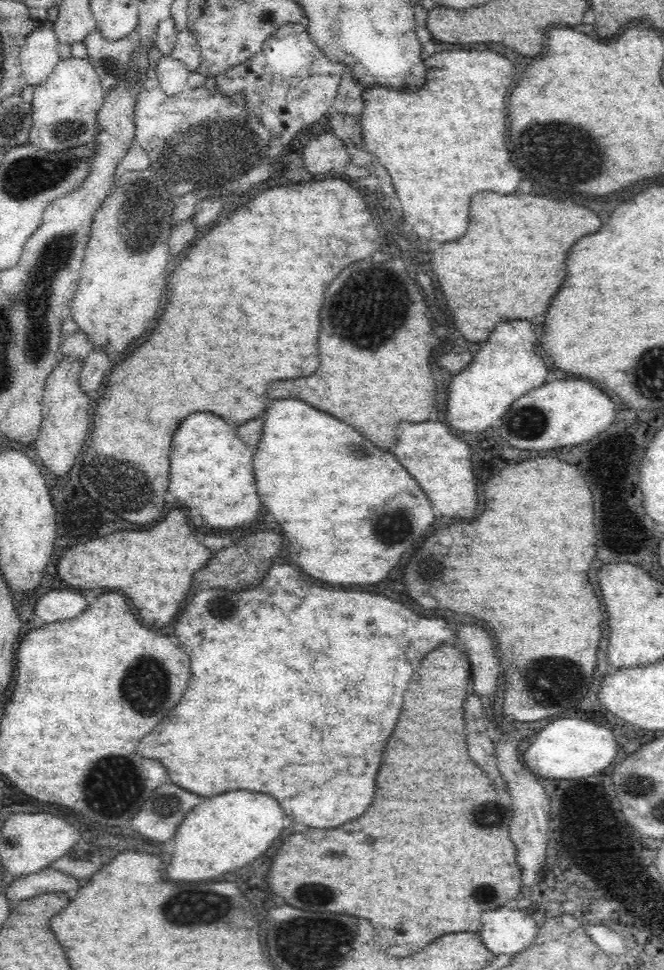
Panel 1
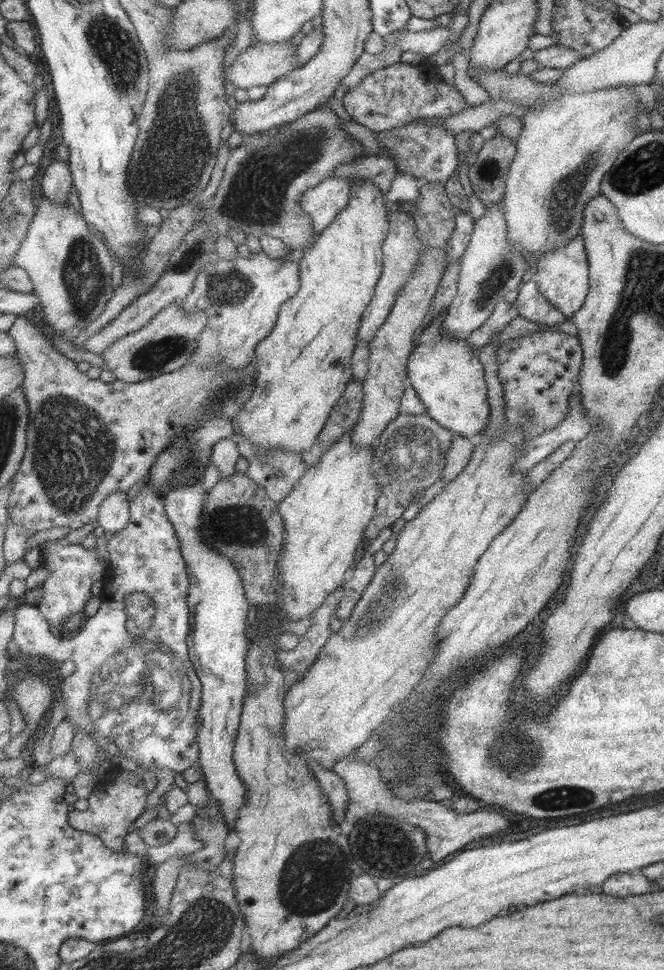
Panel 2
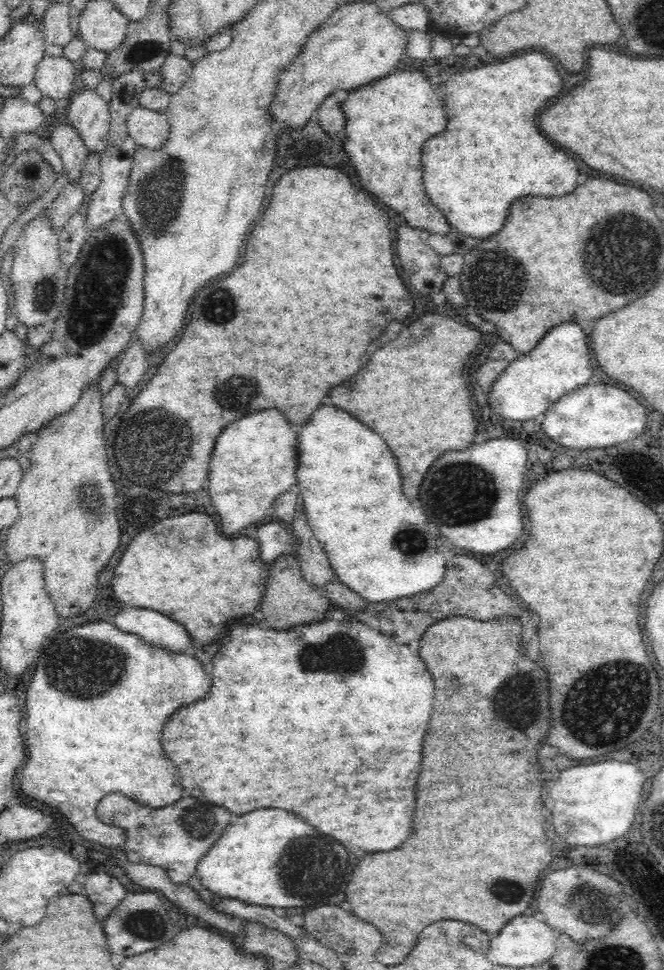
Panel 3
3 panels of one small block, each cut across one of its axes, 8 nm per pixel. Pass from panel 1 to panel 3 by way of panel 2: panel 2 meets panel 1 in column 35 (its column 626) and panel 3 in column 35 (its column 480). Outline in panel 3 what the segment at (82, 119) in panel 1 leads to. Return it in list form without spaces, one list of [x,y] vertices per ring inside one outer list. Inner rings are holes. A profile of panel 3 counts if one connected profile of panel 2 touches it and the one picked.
[[[44,55],[34,75],[34,84],[42,97],[47,96],[54,101],[70,94],[74,82],[74,66],[65,56],[52,57]]]

